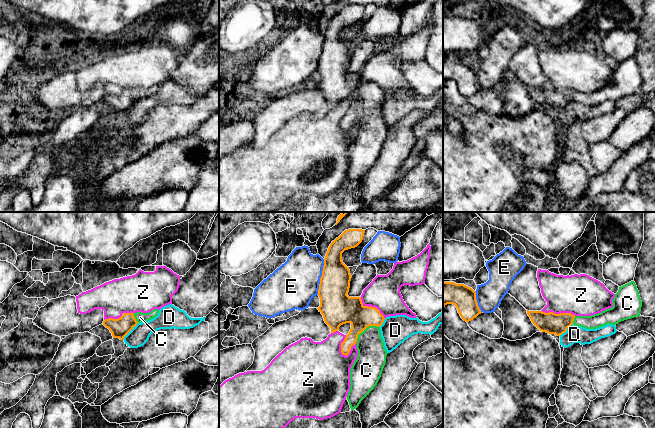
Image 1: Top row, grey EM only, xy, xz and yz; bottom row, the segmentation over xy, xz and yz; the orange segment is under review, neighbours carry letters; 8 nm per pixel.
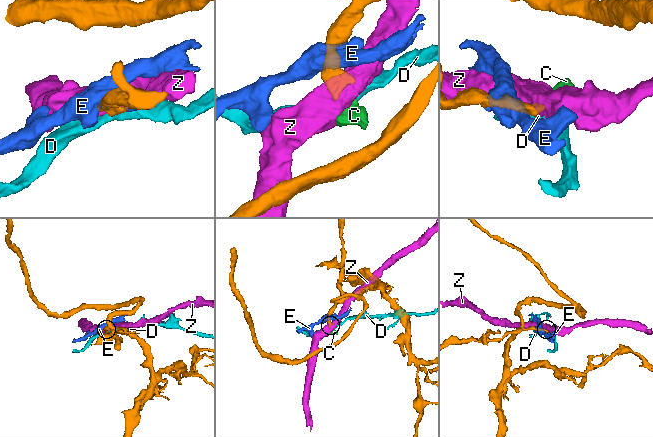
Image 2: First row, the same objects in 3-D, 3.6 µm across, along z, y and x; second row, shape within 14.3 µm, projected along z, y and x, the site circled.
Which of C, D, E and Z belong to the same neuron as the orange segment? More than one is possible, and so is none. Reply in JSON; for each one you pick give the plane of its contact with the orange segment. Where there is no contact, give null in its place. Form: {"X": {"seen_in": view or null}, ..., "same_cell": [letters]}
{"C": {"seen_in": "xz"}, "same_cell": ["C"]}

